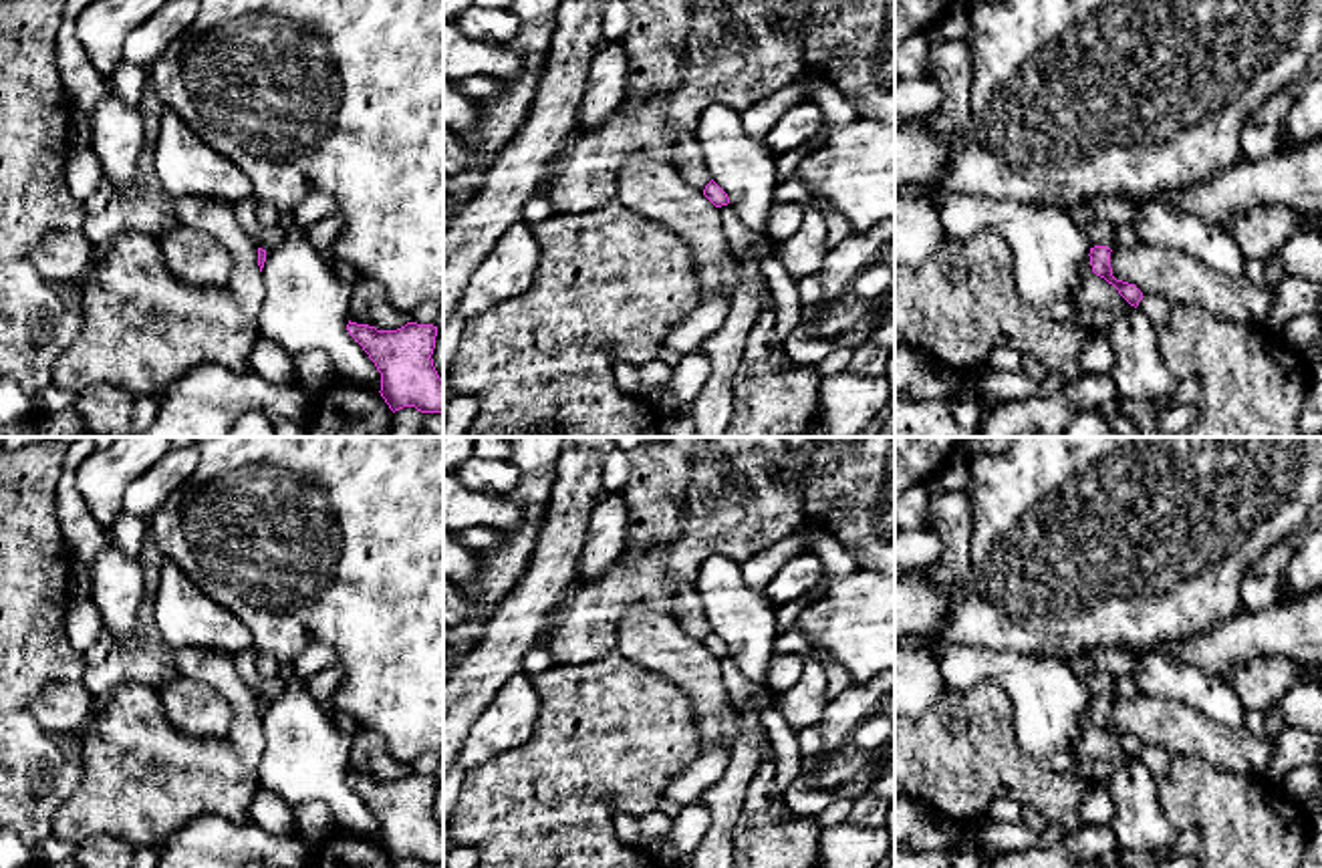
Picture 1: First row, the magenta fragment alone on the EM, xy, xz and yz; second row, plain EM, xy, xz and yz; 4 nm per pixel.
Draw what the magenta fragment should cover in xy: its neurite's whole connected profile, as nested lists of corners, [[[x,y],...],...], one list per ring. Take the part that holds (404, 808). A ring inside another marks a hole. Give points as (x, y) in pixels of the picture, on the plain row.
[[[407,773],[397,781],[369,775],[347,775],[381,824],[381,848],[395,864],[415,858],[421,864],[443,864],[443,832],[433,818],[437,777]]]

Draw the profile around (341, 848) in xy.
[[[337,828],[316,846],[312,868],[393,868],[393,862],[375,840]]]

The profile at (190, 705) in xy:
[[[179,675],[157,693],[175,729],[191,737],[230,737],[234,709],[216,689]]]

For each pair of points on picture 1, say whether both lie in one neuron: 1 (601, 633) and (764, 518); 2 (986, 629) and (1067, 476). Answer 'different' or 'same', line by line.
1: same
2: same

